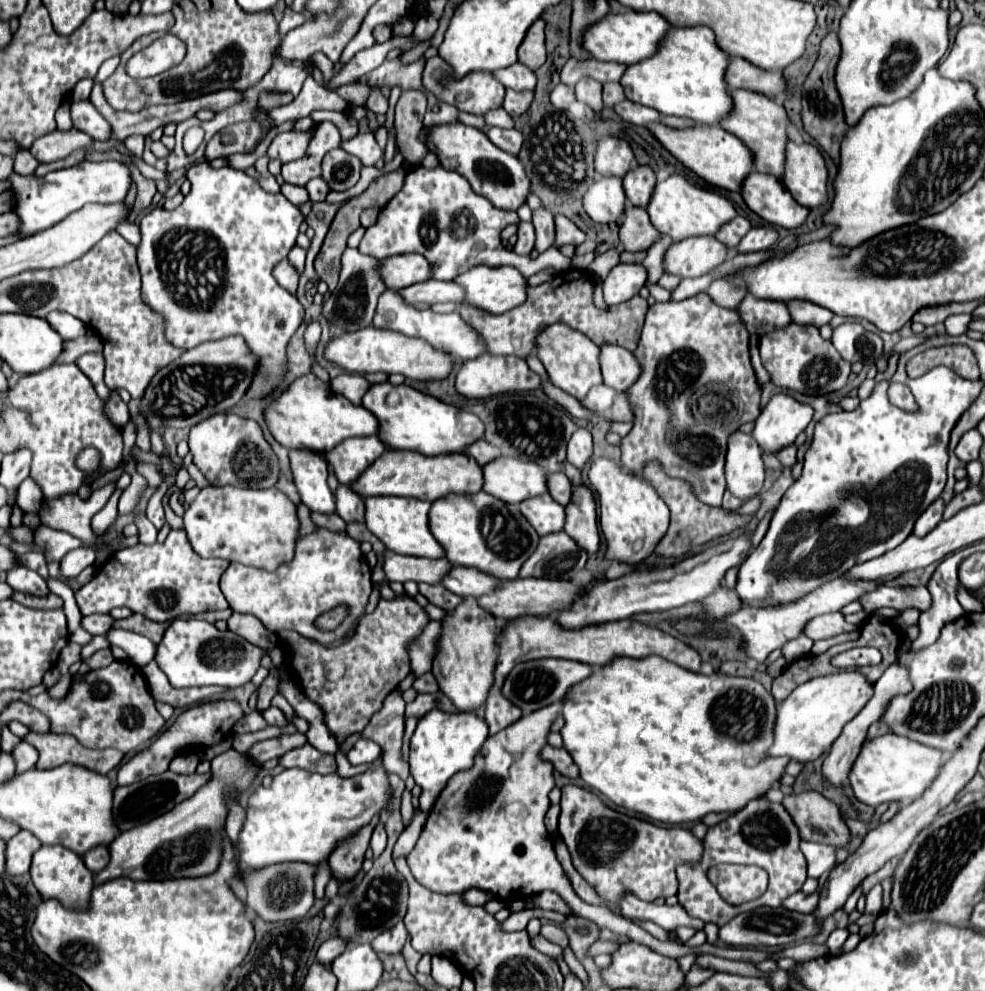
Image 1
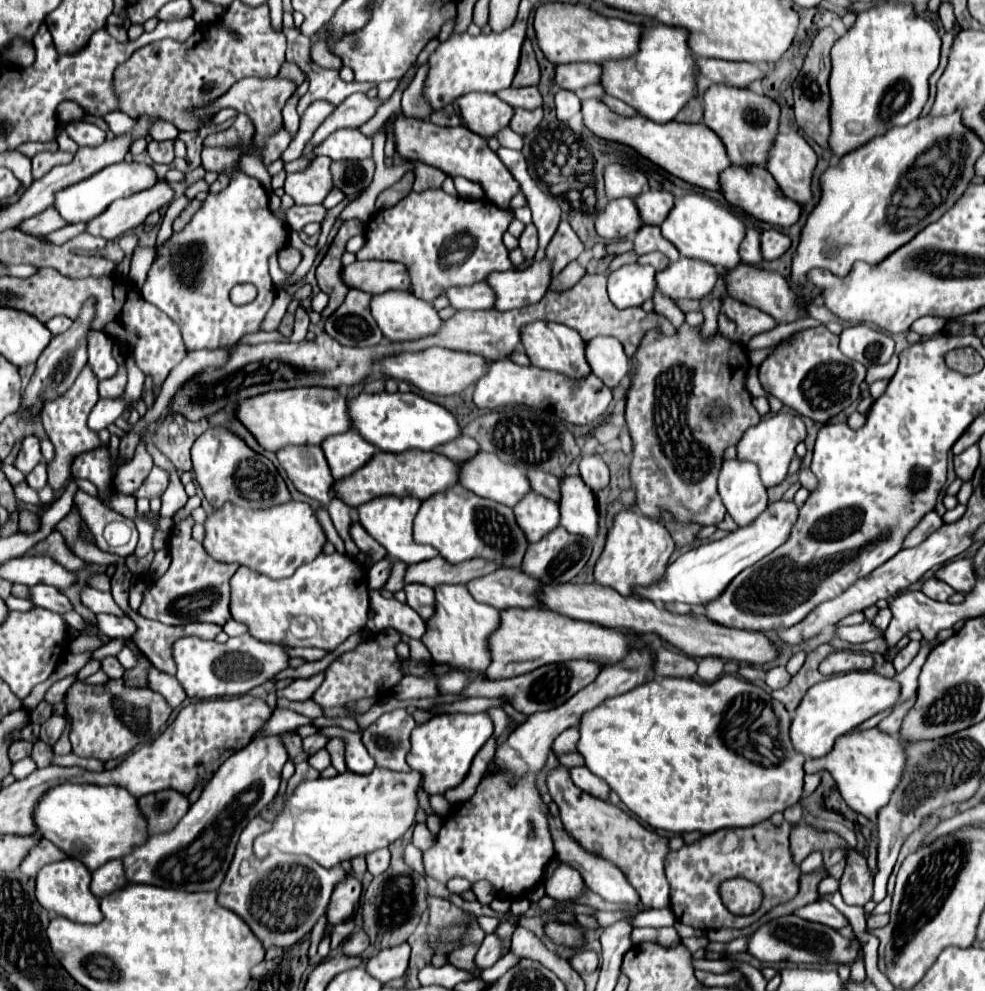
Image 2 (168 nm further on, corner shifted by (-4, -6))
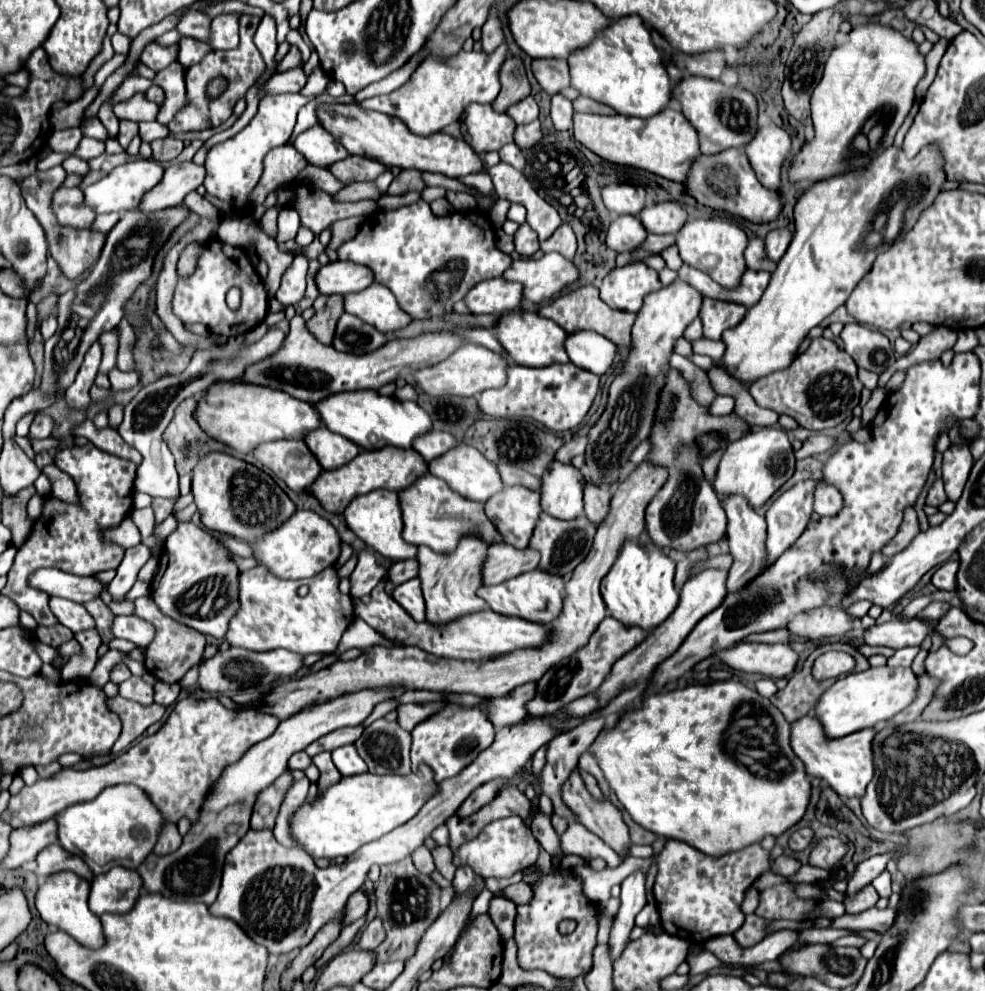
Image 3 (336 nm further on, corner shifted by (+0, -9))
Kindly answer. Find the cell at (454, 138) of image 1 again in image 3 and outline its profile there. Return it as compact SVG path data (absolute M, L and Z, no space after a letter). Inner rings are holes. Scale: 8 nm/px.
M336 104L336 106L320 106L320 124L350 152L372 158L384 166L398 168L414 168L420 172L438 172L448 178L462 178L468 174L476 174L484 170L484 160L480 154L464 138L454 138L444 132L436 132L430 136L418 136L408 130L394 116L386 116L380 112L362 110L356 104Z

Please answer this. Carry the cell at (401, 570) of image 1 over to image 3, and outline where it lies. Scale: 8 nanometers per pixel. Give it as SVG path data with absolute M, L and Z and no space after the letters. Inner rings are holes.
M506 542L492 544L482 564L482 584L500 584L506 578L530 572L538 566L540 554L530 548L518 550Z

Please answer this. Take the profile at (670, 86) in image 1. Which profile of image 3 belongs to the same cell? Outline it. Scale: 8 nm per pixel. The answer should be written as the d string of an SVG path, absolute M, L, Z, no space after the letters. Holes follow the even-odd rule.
M624 16L598 32L594 42L568 58L572 88L582 96L612 106L618 114L650 118L662 112L672 100L672 82L640 16Z

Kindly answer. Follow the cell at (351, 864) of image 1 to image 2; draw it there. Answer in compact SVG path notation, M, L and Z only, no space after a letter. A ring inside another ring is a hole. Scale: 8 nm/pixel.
M348 875L334 889L332 899L330 899L330 905L326 909L326 919L328 919L326 933L332 933L332 929L338 923L344 923L344 921L348 921L354 915L356 903L360 899L360 891L362 891L362 885L360 885L360 881L354 875Z

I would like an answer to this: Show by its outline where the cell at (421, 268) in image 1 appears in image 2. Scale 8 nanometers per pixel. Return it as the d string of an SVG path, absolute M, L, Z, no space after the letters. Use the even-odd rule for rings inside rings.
M356 261L342 267L342 281L350 289L360 289L370 295L390 289L410 289L408 273L392 261Z

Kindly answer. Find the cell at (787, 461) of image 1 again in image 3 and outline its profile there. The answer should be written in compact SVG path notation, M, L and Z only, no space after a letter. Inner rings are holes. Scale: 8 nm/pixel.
M818 482L814 490L814 512L820 516L834 516L842 508L842 496L840 492L828 484L828 482Z

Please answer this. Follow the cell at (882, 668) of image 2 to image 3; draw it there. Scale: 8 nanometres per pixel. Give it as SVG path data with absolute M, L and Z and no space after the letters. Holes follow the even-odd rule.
M832 642L832 644L822 644L818 646L804 662L802 670L792 674L792 678L788 680L786 688L784 690L778 690L774 696L770 696L770 702L784 714L784 718L792 724L794 720L800 720L804 716L808 716L812 712L812 706L816 704L818 696L834 684L834 680L814 680L812 678L812 662L828 652L828 650L846 650L850 656L854 656L856 660L856 672L862 672L862 670L868 670L870 664L868 660L852 646L844 644L844 642Z

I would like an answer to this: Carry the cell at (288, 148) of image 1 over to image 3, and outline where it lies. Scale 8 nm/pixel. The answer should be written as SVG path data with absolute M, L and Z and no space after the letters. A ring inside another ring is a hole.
M502 42L492 54L476 52L476 50L462 50L454 56L428 56L412 74L412 78L402 84L398 90L374 96L360 106L364 110L376 110L388 116L400 118L414 134L428 136L434 132L440 132L444 126L460 120L464 108L470 102L482 102L492 104L500 92L500 66L504 64L508 54L508 44Z

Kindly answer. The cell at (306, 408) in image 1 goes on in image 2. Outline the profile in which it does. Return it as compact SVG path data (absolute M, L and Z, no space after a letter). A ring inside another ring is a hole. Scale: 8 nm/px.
M296 387L262 393L240 401L234 413L238 421L254 435L258 445L268 451L276 451L284 445L320 445L324 437L350 429L344 395L340 395L336 389L324 387Z

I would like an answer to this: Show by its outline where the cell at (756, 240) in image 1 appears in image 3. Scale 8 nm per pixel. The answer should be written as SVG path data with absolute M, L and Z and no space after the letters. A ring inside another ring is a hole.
M786 228L768 232L768 236L766 236L764 242L766 242L766 254L770 256L770 260L778 262L778 260L784 256L790 240L792 240L792 234L790 234Z

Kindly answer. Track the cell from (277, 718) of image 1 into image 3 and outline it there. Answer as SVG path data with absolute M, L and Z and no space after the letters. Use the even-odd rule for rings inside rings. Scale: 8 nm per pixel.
M296 752L288 760L290 770L306 770L310 764L312 764L312 760L310 760L310 756L306 756L306 752Z

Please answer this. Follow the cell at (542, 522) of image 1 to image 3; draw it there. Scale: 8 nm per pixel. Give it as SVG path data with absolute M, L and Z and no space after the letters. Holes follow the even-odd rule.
M524 486L504 488L486 502L486 516L496 524L504 542L516 548L528 548L540 514L540 494Z

